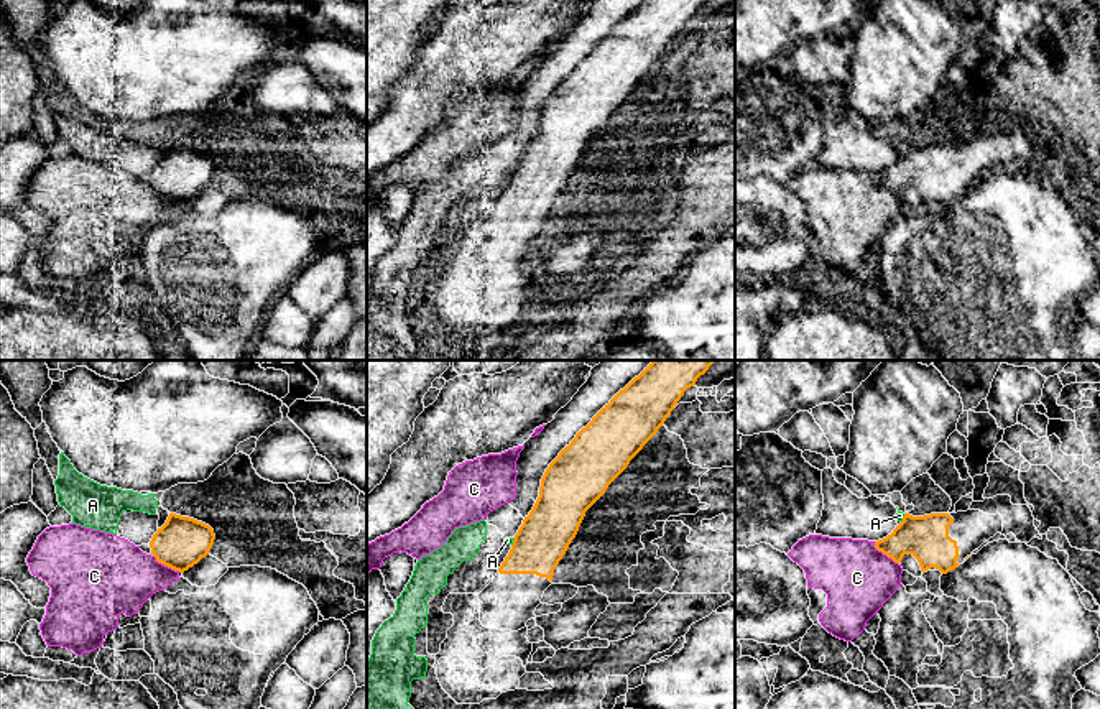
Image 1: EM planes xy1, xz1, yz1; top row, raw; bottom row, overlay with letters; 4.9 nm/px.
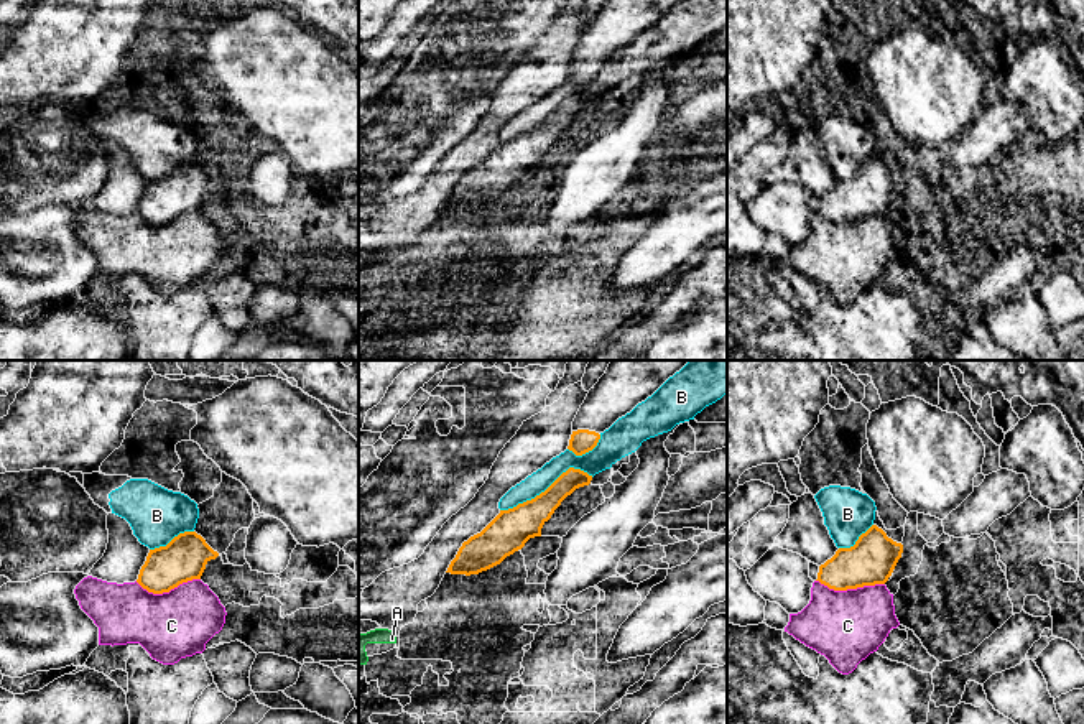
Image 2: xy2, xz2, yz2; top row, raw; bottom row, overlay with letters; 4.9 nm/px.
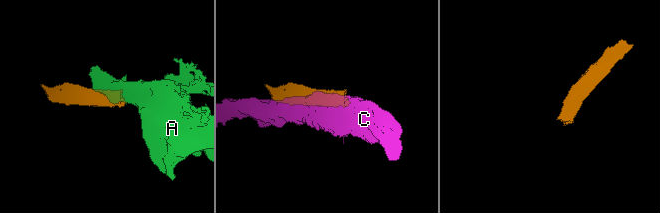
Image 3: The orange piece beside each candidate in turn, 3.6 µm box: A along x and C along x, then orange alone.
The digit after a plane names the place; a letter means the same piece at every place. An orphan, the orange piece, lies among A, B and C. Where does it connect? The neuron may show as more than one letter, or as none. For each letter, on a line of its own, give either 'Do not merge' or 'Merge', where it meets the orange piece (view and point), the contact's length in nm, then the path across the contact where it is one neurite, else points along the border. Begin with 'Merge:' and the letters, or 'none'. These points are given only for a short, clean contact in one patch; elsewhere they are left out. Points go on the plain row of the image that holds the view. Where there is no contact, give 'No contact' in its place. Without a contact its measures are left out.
Merge: none
A: Do not merge. Touches orange at yz1 (903, 150). Shared border 50 nm. Boundary: yz1 (905, 145), (901, 153)
B: Do not merge. Touches orange at xz2 (548, 119). Shared border 480 nm
C: Do not merge. Touches orange at yz2 (851, 219). Shared border 340 nm

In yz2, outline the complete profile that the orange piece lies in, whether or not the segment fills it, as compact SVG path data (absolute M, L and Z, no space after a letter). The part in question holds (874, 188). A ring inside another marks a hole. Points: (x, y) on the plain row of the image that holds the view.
M872 156L854 178L839 179L824 196L809 193L809 209L834 222L885 216L892 207L903 176Z

